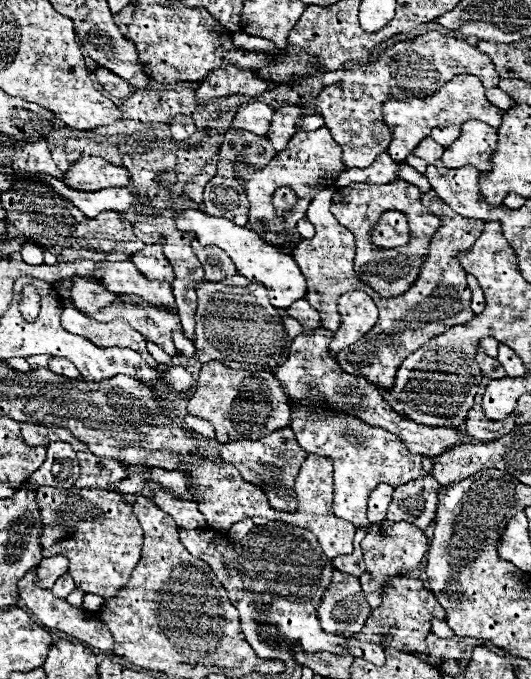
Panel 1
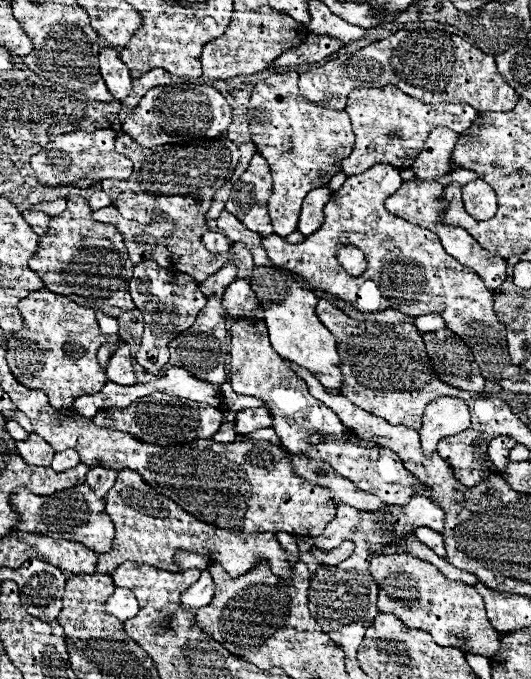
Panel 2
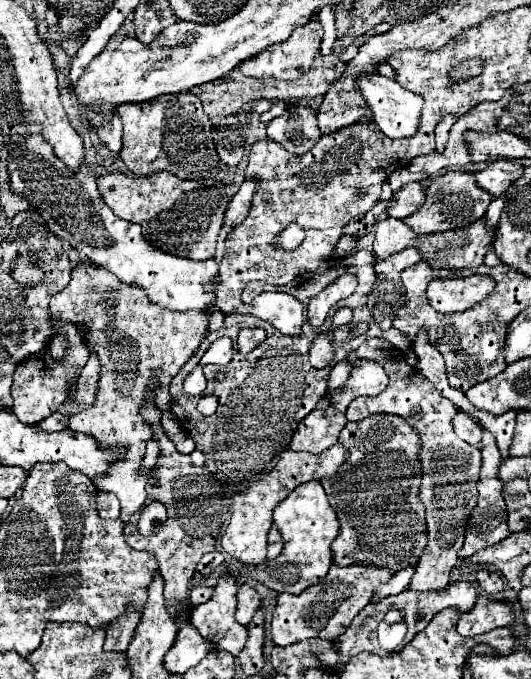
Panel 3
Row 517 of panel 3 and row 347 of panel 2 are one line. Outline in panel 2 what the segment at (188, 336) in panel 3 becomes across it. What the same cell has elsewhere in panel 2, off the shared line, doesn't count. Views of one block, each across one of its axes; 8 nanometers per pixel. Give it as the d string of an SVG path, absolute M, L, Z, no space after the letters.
M126 342L120 344L116 354L108 362L106 374L112 382L116 382L120 386L130 386L130 384L138 382L134 368L132 368L132 346L130 344L126 344Z

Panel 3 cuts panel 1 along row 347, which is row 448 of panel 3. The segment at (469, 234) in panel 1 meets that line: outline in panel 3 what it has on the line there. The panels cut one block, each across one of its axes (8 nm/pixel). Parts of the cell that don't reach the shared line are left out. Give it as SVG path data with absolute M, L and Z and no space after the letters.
M374 414L358 420L356 430L342 430L340 442L346 442L346 446L350 446L350 458L334 478L322 480L324 490L330 498L330 506L340 520L340 532L332 542L334 560L340 562L340 566L348 566L350 562L374 562L376 566L388 566L394 572L416 564L426 546L424 506L418 506L418 488L422 480L420 434L402 416Z

